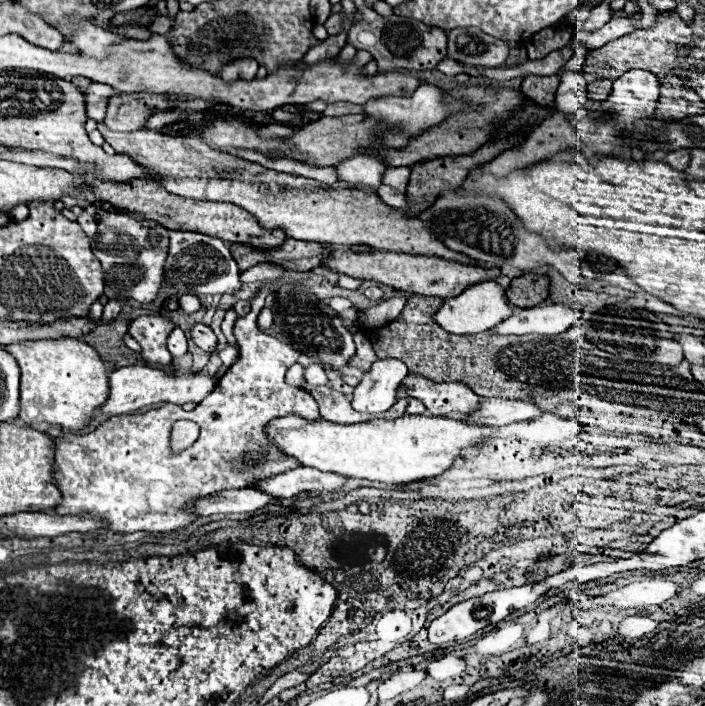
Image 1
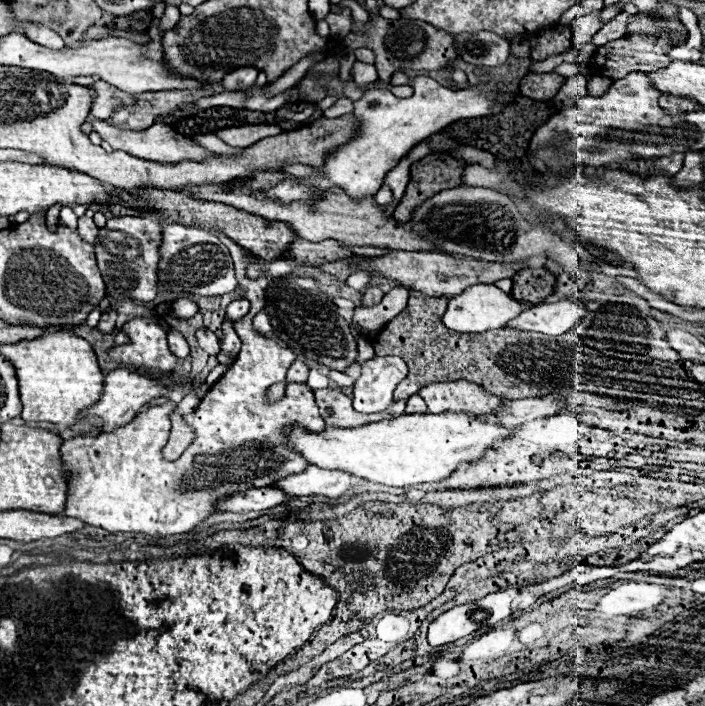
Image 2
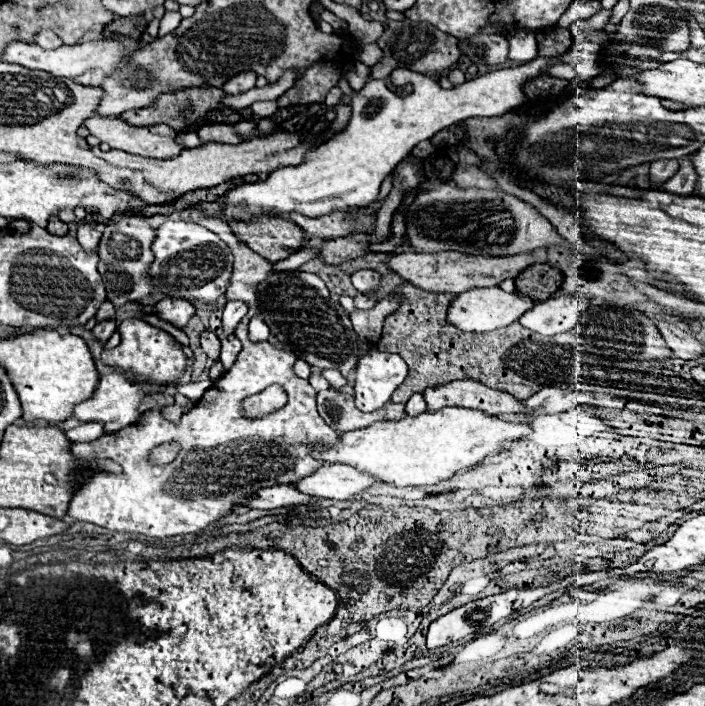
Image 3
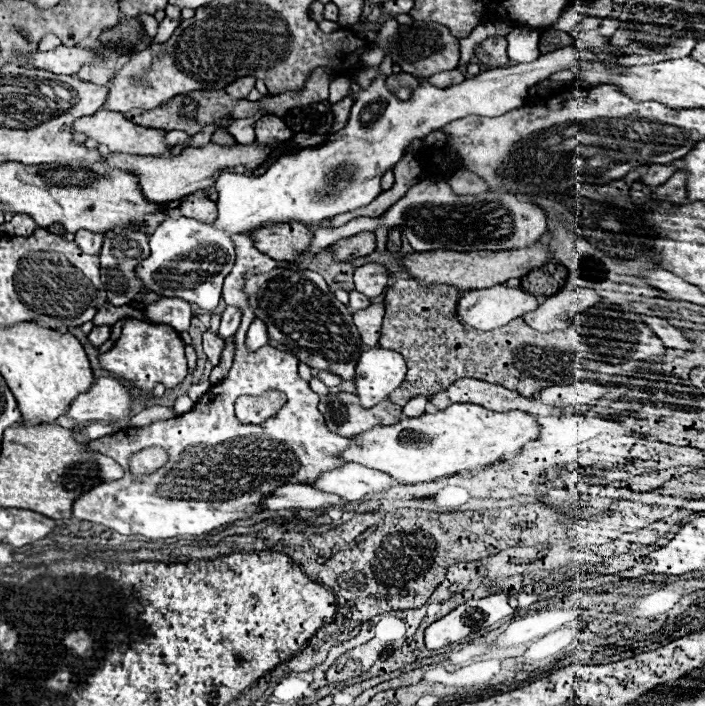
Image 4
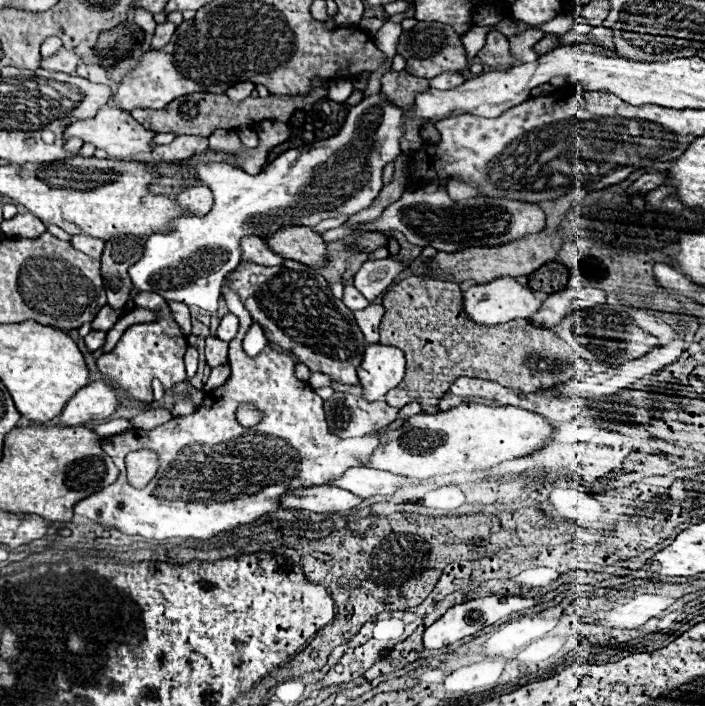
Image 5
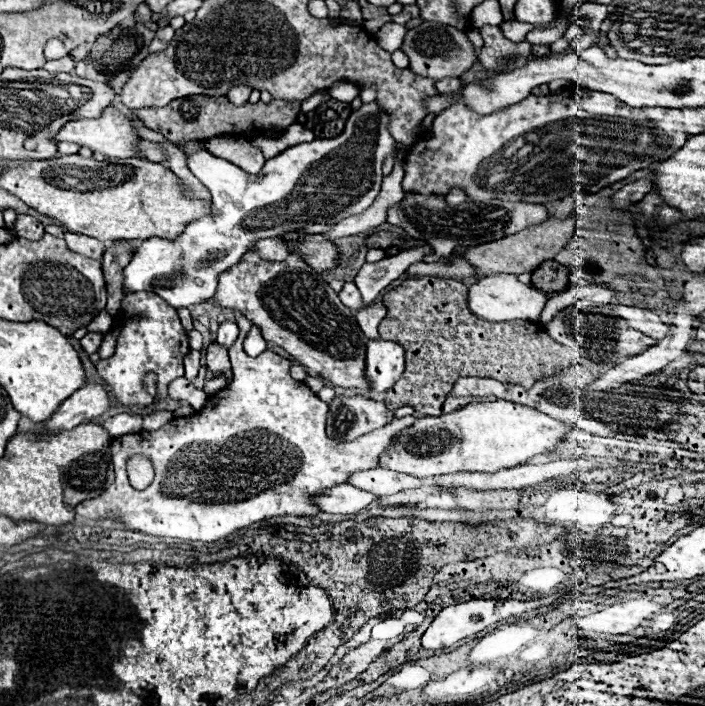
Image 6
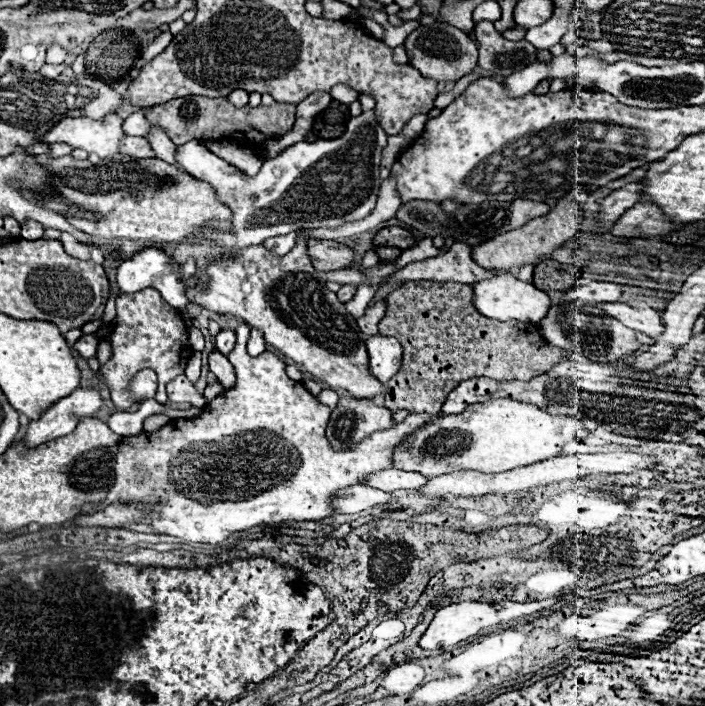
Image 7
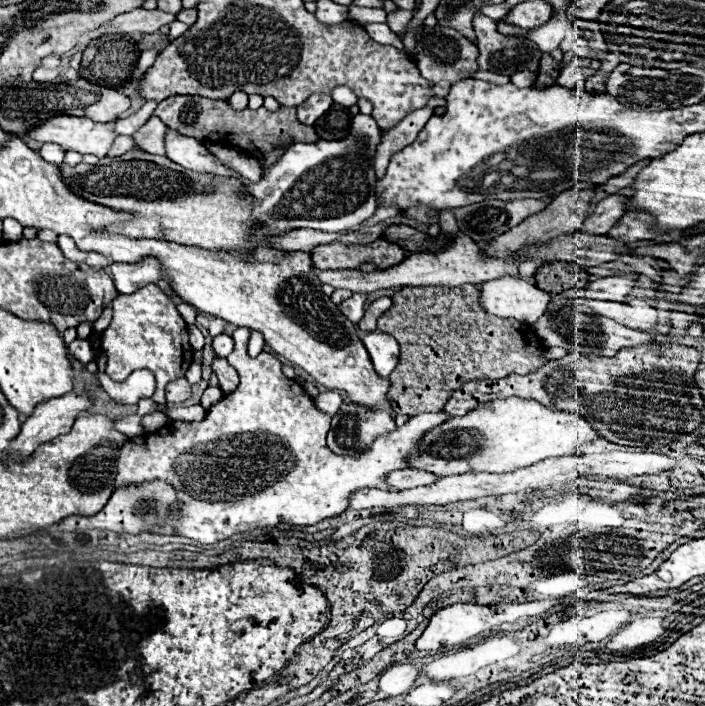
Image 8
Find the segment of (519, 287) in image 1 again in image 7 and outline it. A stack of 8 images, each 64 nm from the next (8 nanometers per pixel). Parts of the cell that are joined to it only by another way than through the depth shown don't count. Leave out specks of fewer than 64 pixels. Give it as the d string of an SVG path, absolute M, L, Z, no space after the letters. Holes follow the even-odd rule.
M542 260L534 268L534 286L550 292L550 290L562 290L568 292L570 288L576 286L576 280L580 276L580 266L574 264L562 264L556 260Z

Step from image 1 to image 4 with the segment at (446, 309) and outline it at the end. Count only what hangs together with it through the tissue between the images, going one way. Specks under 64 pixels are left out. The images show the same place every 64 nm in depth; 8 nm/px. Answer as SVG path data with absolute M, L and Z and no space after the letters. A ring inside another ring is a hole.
M496 284L466 292L458 302L458 318L478 330L494 330L538 308L538 298L522 288Z

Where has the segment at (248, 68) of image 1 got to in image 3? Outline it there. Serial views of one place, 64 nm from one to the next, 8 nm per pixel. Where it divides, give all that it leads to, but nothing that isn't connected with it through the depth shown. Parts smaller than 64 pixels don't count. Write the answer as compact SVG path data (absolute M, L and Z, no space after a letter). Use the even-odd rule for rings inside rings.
M244 72L240 76L234 76L232 80L226 82L226 86L222 86L222 90L226 94L242 94L242 92L248 92L250 88L256 86L256 74L254 72Z

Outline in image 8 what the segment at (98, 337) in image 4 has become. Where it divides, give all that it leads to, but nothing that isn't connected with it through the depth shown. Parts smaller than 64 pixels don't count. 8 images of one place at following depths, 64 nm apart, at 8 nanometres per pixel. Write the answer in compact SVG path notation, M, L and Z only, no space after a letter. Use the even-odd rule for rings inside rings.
M74 340L74 342L70 342L68 344L68 352L76 360L80 360L82 364L92 362L92 358L94 358L94 352L92 352L92 346L90 346L88 340Z

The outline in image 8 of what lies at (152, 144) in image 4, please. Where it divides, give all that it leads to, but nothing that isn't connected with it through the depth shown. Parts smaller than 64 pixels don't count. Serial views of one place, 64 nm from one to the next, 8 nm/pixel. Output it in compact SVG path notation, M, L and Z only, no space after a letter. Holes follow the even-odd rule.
M54 116L32 126L26 136L40 144L54 142L64 150L76 150L80 154L94 154L102 158L118 134L114 132L114 122L96 124L78 116Z

